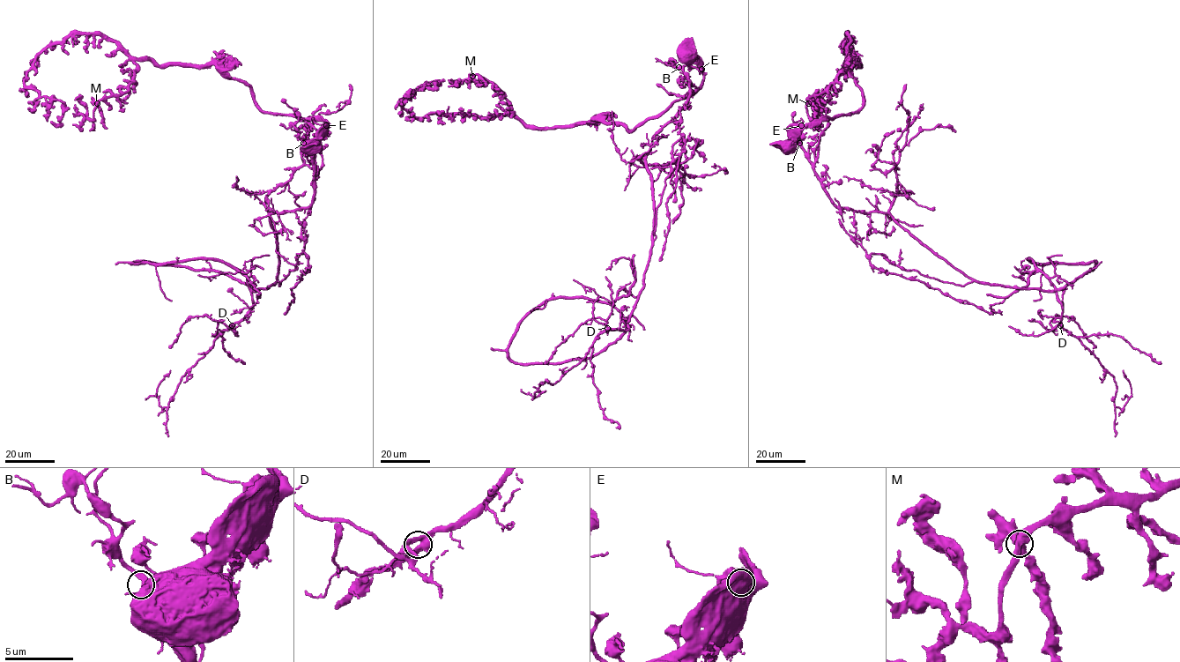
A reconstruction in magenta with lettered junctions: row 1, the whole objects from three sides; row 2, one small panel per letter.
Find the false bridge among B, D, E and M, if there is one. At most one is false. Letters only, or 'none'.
E

